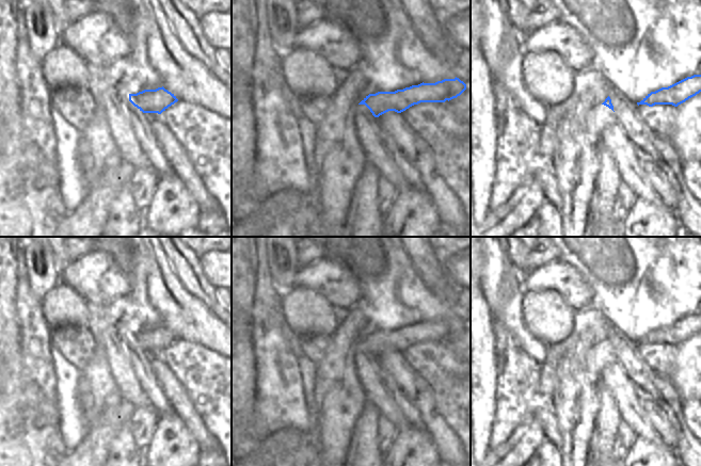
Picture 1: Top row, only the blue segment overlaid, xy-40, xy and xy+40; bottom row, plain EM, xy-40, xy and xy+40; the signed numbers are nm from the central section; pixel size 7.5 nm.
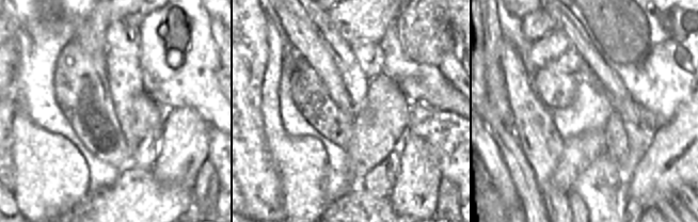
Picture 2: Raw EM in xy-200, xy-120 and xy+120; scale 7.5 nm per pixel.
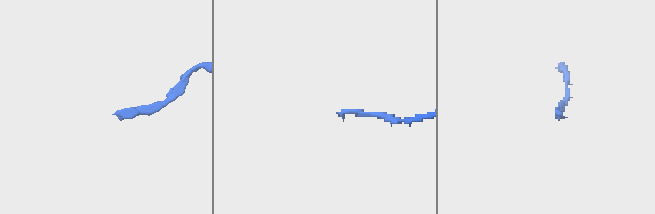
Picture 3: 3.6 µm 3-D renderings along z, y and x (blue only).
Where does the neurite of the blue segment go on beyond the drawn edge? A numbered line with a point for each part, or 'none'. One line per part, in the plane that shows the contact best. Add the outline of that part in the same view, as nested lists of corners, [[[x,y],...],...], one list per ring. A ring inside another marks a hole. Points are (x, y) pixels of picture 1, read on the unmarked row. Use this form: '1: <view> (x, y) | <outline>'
1: xy (362, 348) | [[[357,343],[357,352],[363,353],[364,355],[367,354],[369,356],[373,356],[372,352],[365,343]]]

